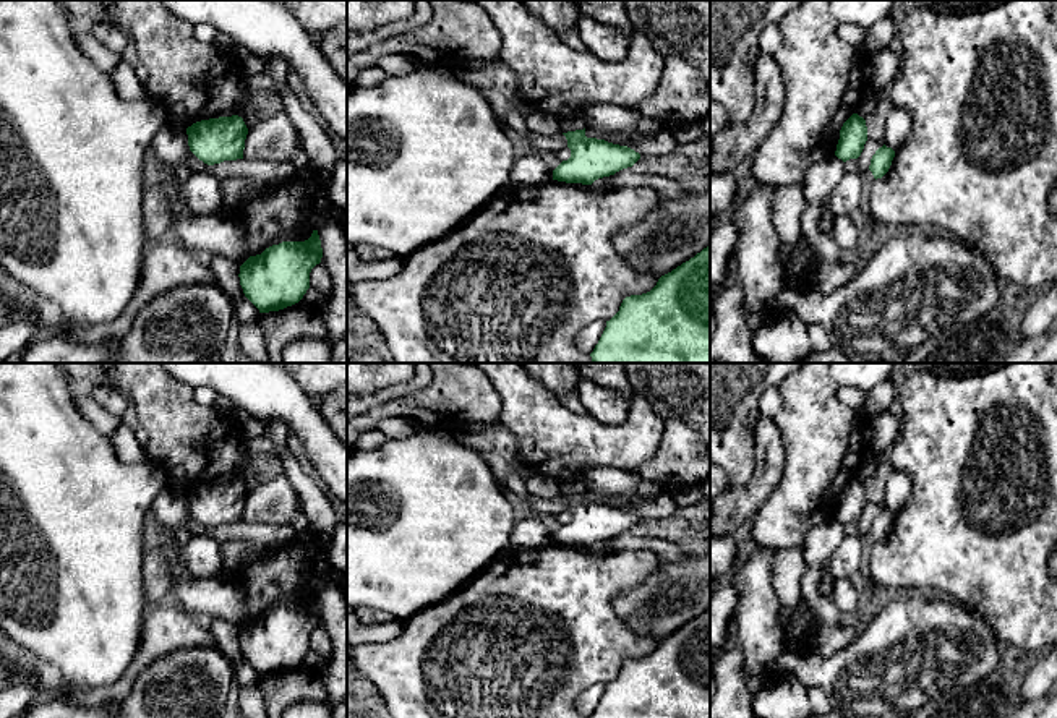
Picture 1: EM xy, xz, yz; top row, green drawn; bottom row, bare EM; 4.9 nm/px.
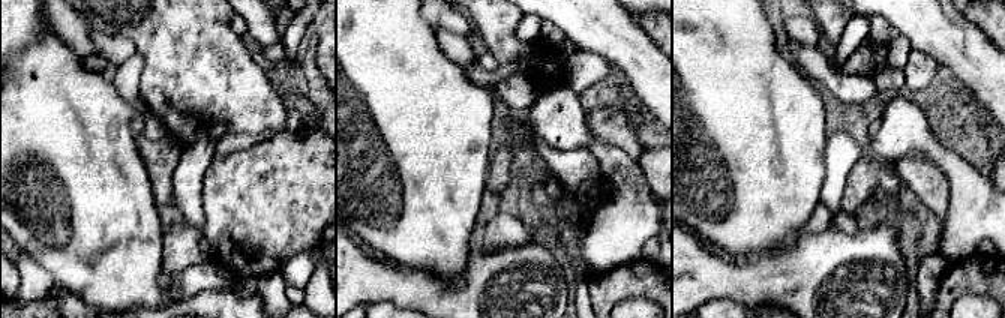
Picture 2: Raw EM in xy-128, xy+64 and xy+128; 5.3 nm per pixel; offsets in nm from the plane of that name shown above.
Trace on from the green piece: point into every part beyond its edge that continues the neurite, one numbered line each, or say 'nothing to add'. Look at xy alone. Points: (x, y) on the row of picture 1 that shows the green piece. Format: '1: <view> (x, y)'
nothing to add

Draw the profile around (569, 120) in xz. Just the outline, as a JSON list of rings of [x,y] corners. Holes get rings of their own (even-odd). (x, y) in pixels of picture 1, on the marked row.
[[[564,112],[556,115],[561,133],[587,128],[585,118],[579,112]]]

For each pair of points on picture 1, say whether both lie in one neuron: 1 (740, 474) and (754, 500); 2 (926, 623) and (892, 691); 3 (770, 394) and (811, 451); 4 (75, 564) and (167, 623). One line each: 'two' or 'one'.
1: two
2: one
3: two
4: two

